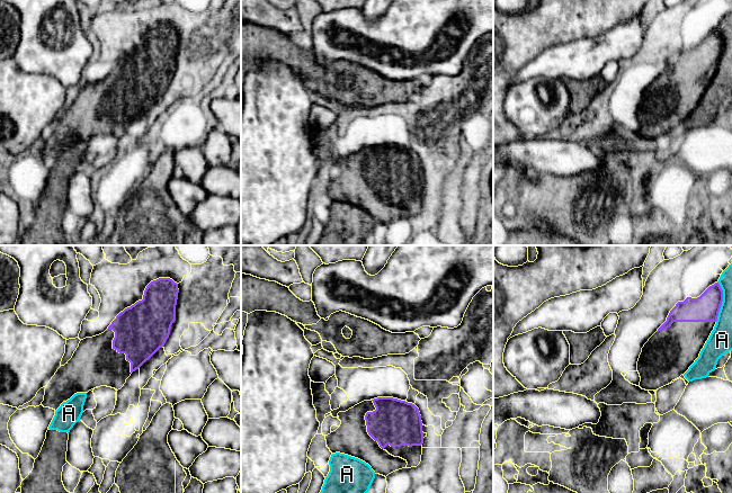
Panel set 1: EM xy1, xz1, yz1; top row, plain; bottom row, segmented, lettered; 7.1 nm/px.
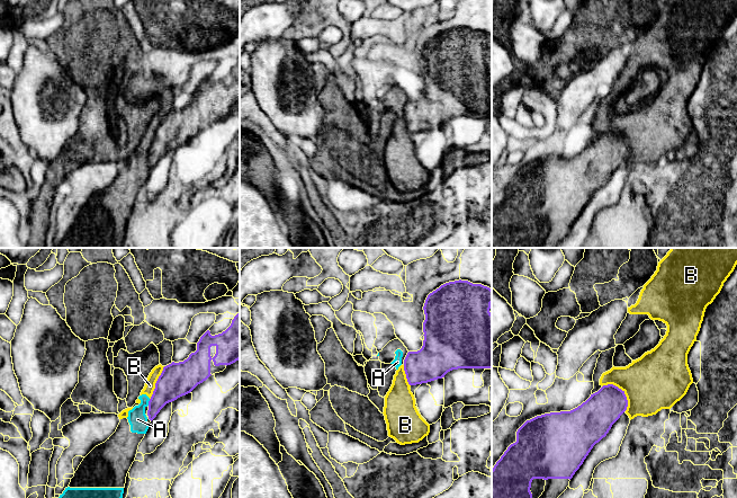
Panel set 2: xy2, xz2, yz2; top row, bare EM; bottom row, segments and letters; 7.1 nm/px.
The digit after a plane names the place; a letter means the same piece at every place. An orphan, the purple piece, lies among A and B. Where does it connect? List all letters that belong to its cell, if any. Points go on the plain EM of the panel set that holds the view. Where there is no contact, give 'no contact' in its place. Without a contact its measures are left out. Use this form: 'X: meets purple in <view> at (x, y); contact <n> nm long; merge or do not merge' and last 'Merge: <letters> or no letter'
A: meets purple in yz1 at (722, 48); contact 280 nm long; do not merge
B: meets purple in yz2 at (621, 138); contact 260 nm long; do not merge
Merge: no letter

